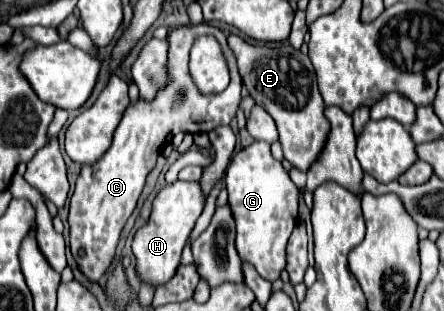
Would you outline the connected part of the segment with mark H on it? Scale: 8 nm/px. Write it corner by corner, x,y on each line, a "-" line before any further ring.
176,181
160,189
152,203
152,213
148,223
136,231
132,241
132,251
136,257
136,271
140,281
146,281
154,287
170,281
180,265
182,249
188,243
188,237
204,209
206,195
200,187
200,181

